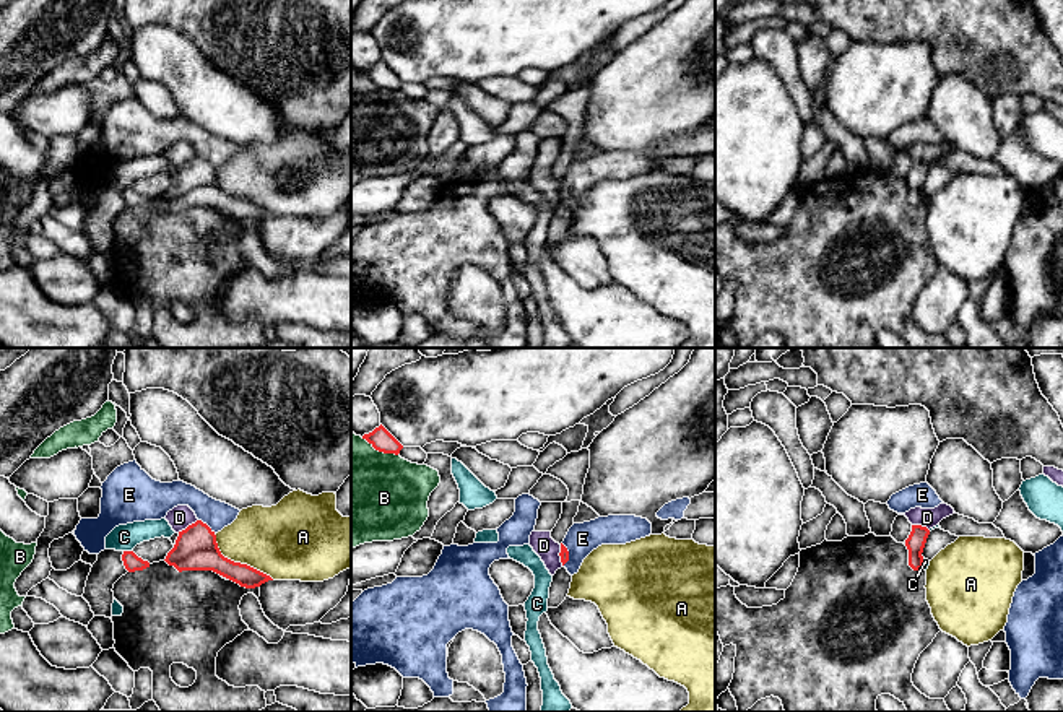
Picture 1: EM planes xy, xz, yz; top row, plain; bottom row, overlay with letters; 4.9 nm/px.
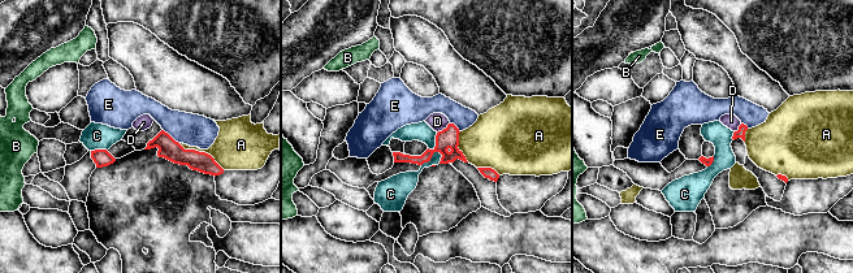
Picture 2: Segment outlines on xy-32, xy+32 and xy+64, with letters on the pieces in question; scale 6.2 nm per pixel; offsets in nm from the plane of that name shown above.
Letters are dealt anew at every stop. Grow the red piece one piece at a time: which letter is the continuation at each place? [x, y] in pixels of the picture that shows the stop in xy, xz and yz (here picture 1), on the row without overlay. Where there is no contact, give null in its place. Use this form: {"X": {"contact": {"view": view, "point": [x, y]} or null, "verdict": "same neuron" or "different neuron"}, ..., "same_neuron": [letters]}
{"A": {"contact": {"view": "xy", "point": [238, 199]}, "verdict": "different neuron"}, "B": {"contact": {"view": "xz", "point": [379, 86]}, "verdict": "different neuron"}, "C": {"contact": {"view": "xy", "point": [127, 187]}, "verdict": "different neuron"}, "D": {"contact": {"view": "xy", "point": [189, 161]}, "verdict": "different neuron"}, "E": {"contact": {"view": "xy", "point": [205, 160]}, "verdict": "different neuron"}, "same_neuron": []}

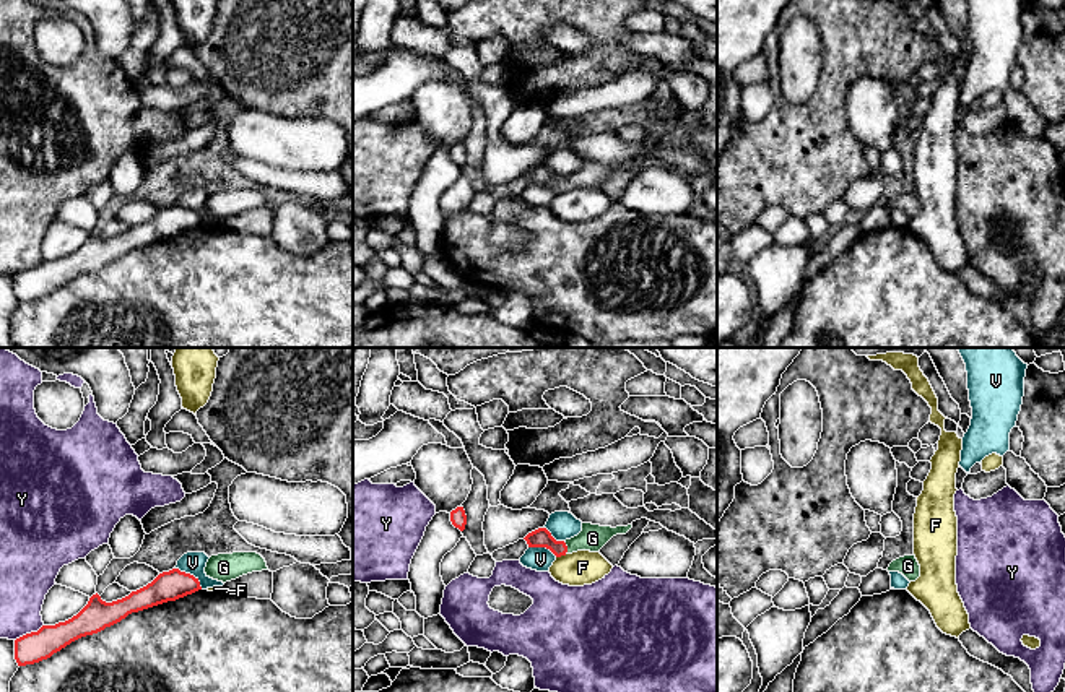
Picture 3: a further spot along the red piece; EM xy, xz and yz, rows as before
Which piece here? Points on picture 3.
{"F": {"contact": {"view": "xz", "point": [561, 190]}, "verdict": "different neuron"}, "G": {"contact": {"view": "xz", "point": [566, 184]}, "verdict": "same neuron"}, "V": {"contact": {"view": "xy", "point": [189, 210]}, "verdict": "different neuron"}, "Y": {"contact": {"view": "xy", "point": [28, 270]}, "verdict": "different neuron"}, "same_neuron": ["G"]}

